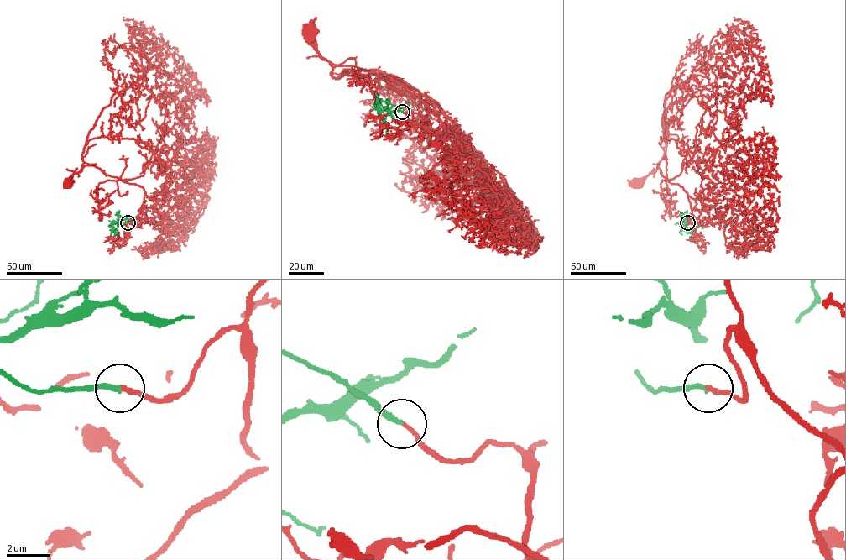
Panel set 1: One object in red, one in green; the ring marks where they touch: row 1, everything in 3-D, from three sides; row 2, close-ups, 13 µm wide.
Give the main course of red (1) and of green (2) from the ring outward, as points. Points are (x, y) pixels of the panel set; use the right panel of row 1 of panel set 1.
1: (687, 222), (691, 211), (686, 192), (677, 184), (668, 181), (661, 175), (658, 165), (654, 172), (636, 182)
2: (687, 222), (681, 222), (681, 227), (691, 233), (702, 222)

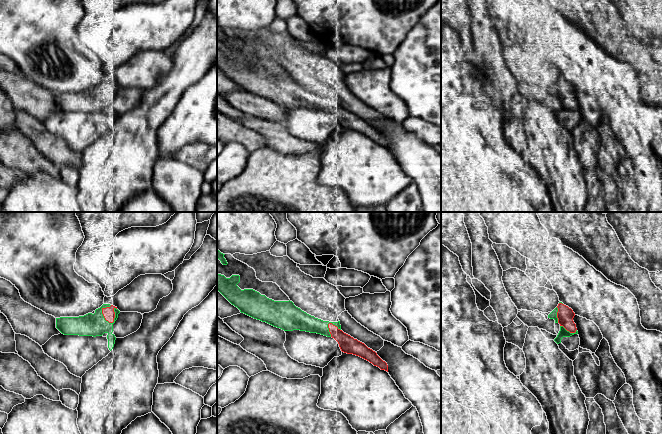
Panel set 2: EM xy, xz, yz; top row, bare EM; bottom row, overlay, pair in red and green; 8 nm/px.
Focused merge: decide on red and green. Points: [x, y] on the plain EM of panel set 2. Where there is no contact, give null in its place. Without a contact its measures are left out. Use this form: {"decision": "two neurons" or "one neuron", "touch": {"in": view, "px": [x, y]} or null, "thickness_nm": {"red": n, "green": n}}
{"decision": "one neuron", "touch": {"in": "xy", "px": [104, 93]}, "thickness_nm": {"red": 90, "green": 180}}

